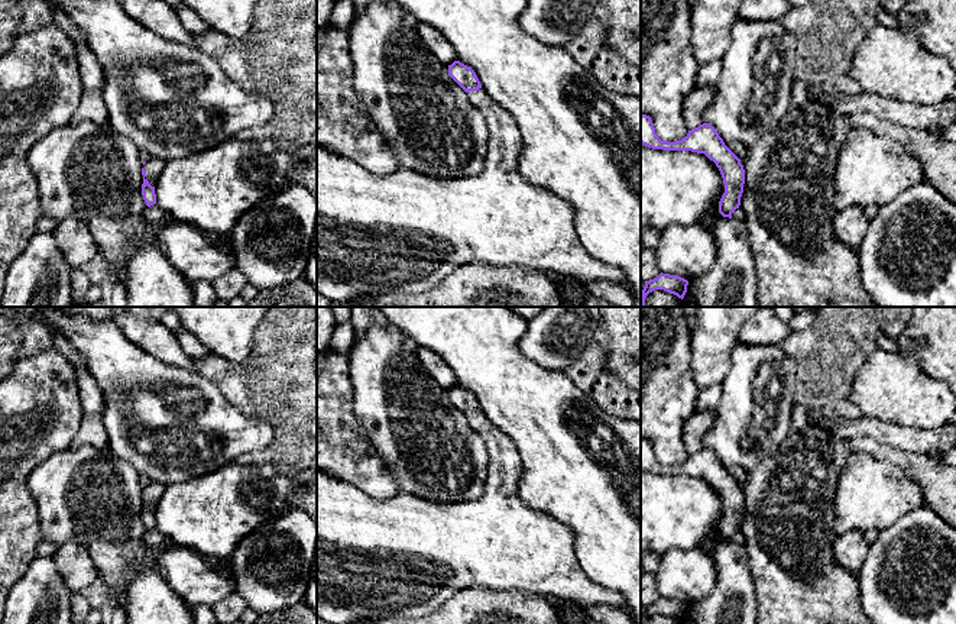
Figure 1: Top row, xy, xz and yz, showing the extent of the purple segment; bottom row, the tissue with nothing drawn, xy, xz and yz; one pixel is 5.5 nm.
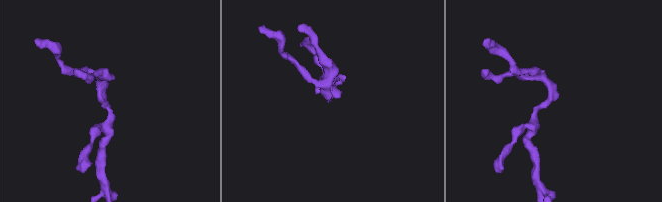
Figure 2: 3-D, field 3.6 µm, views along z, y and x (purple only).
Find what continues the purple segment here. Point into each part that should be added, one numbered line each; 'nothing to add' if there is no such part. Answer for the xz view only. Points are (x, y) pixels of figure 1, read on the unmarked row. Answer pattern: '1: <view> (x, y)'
1: xz (404, 556)

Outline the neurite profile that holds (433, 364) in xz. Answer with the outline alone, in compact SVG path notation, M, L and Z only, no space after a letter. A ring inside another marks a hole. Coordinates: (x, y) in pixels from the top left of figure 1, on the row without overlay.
M419 347L417 350L424 369L432 376L432 379L444 389L451 389L457 385L457 378L451 368L432 350Z

